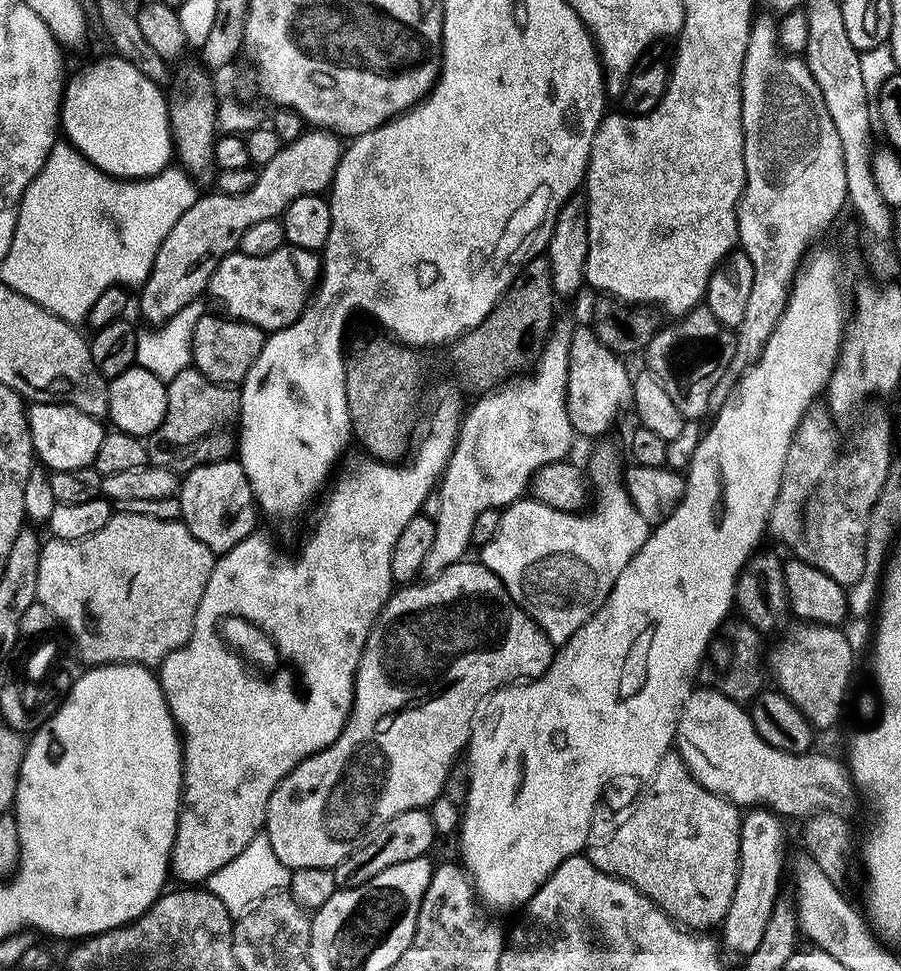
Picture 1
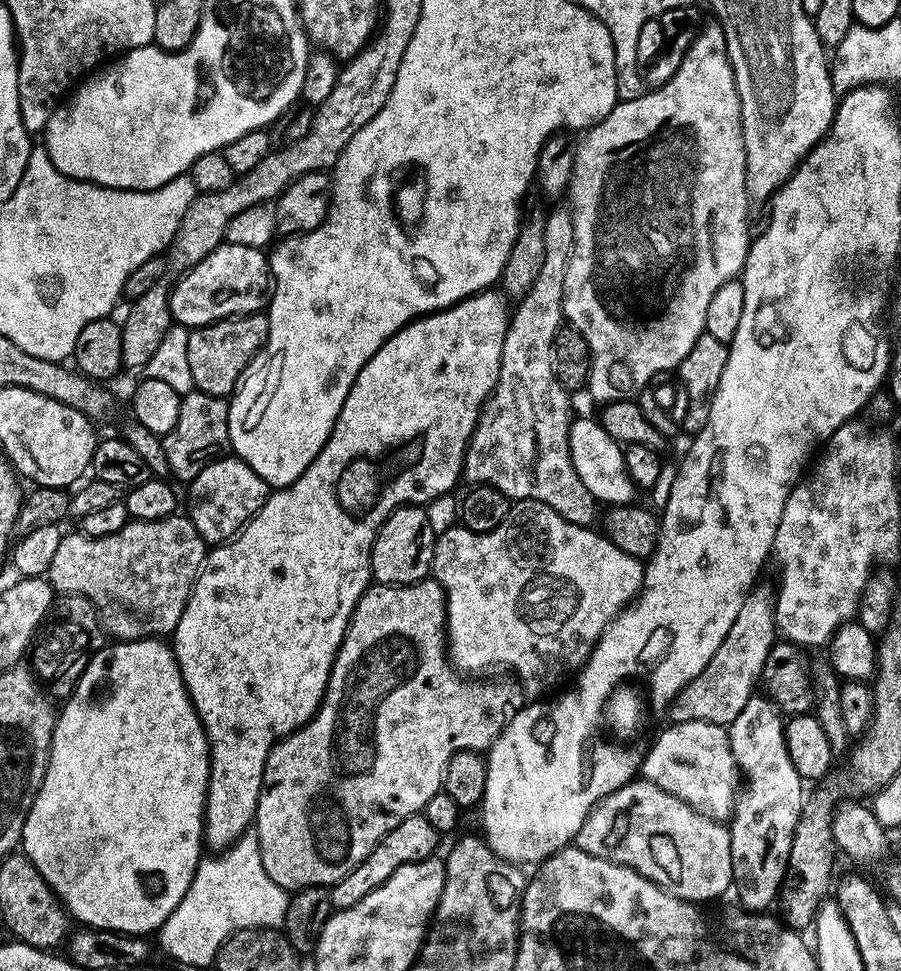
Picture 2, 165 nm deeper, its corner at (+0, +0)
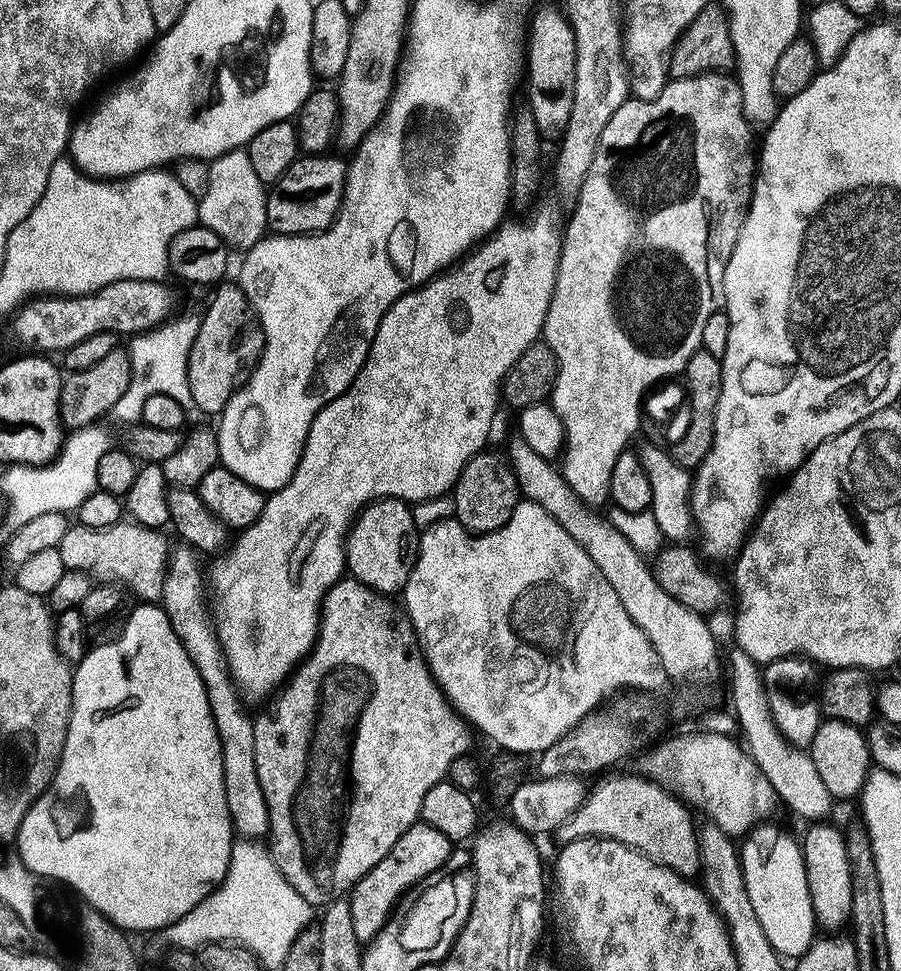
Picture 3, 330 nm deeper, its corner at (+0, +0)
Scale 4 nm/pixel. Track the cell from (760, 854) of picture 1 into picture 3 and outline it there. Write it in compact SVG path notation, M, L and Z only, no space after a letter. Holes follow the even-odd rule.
M787 656L763 665L764 693L772 720L795 748L807 749L814 742L814 734L818 734L818 726L822 719L818 703L817 665L807 658Z

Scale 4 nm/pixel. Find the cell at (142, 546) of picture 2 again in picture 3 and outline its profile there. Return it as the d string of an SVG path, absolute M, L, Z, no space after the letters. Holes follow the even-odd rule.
M121 522L106 530L70 526L59 549L65 569L86 572L100 582L115 582L128 592L132 591L137 601L156 602L163 597L164 579L170 571L166 556L164 560L164 551L168 548L164 534L155 528L143 528L141 524L131 522Z

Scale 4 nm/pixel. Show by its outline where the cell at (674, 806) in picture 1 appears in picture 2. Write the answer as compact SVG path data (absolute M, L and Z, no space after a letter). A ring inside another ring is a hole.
M633 778L628 783L622 785L618 790L614 790L610 795L604 796L592 808L591 814L586 818L586 822L582 822L582 828L578 830L574 841L575 847L586 850L586 854L594 854L603 860L609 860L615 864L626 866L630 870L634 870L638 874L642 874L646 878L650 878L650 882L654 882L662 889L663 892L674 894L683 900L693 902L708 902L704 900L716 900L723 894L727 888L733 887L732 879L732 855L730 854L730 831L721 821L713 820L707 814L700 812L694 805L687 804L682 798L676 797L666 790L660 789L654 782L643 778Z

